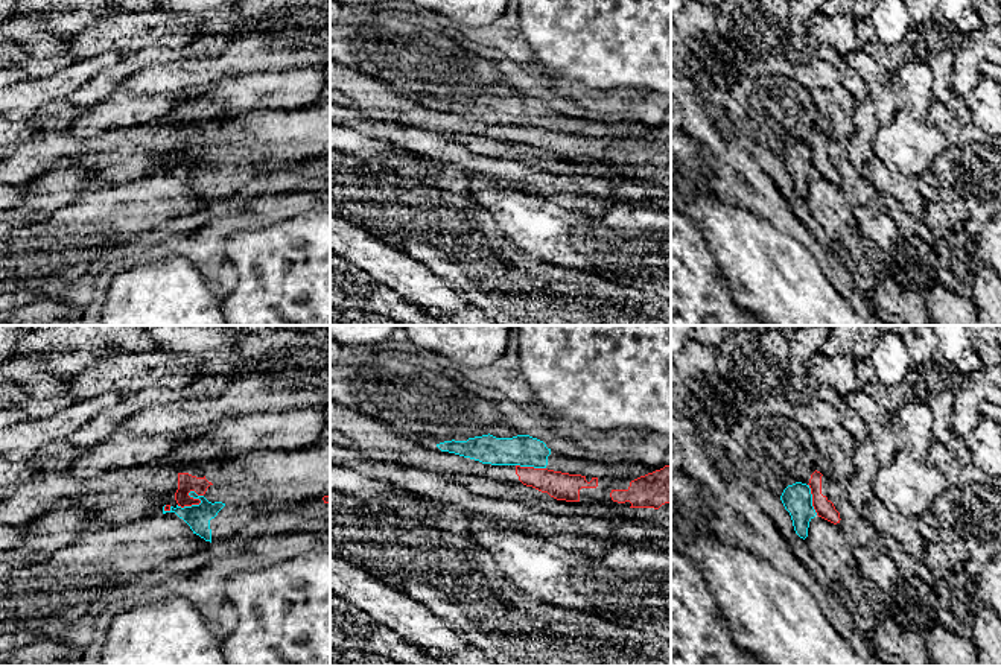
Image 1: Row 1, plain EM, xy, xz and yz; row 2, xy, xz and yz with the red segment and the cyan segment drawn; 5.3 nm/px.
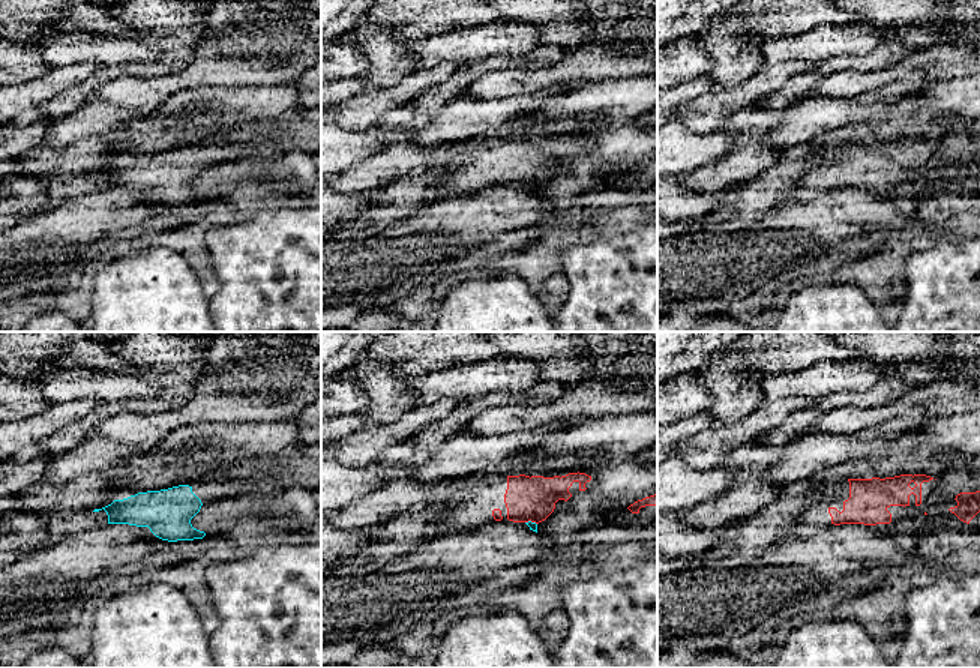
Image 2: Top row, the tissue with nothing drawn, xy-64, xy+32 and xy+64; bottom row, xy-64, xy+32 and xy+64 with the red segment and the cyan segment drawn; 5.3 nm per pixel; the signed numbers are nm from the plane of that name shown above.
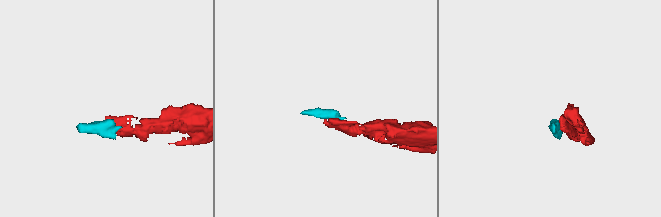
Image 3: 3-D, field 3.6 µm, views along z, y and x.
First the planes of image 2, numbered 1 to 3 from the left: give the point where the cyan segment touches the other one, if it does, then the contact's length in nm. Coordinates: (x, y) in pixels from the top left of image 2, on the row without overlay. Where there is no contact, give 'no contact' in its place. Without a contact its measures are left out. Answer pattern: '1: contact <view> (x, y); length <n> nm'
1: no contact
2: contact xy+32 (532, 185); length 70 nm
3: no contact

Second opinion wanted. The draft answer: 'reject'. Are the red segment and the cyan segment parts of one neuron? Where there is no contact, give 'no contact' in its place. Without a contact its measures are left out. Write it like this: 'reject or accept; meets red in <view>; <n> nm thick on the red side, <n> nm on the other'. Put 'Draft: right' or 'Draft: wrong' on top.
Draft: right
reject; meets red in xy; 100 nm thick on the red side, 130 nm on the other

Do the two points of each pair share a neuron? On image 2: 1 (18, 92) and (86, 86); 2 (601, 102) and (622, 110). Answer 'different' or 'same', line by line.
1: different
2: same

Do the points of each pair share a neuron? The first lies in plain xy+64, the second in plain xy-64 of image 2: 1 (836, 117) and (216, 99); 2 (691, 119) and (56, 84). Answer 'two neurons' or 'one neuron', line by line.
1: two neurons
2: one neuron

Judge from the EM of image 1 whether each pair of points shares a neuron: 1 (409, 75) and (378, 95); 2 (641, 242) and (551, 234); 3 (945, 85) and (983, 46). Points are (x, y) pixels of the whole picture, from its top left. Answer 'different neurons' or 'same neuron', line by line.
1: different neurons
2: same neuron
3: different neurons

